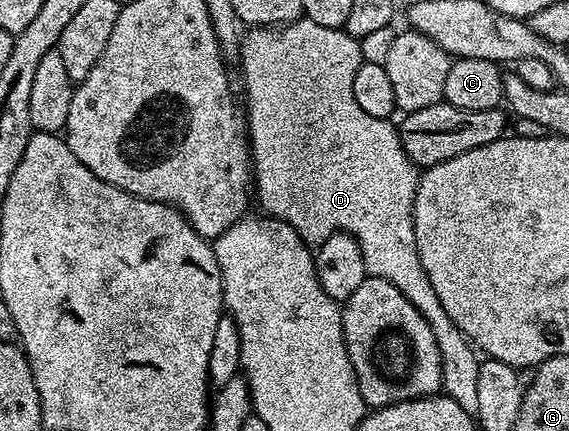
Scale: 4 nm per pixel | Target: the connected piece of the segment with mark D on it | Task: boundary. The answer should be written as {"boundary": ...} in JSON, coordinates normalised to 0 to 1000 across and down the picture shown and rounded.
{"boundary":[[[531,37],[527,44],[510,49],[506,58],[492,63],[445,63],[429,79],[424,100],[424,139],[420,162],[431,176],[431,234],[438,241],[438,299],[434,290],[434,316],[441,329],[441,383],[448,394],[448,457],[459,464],[459,476],[467,497],[475,503],[489,503],[492,513],[501,513],[536,559],[538,568],[555,573],[568,566],[576,550],[591,541],[613,541],[631,564],[631,582],[638,592],[643,636],[650,643],[680,647],[680,657],[689,657],[692,666],[701,666],[708,675],[708,687],[722,701],[722,712],[750,740],[750,759],[757,759],[757,777],[764,787],[764,805],[775,826],[775,900],[780,919],[800,926],[814,954],[837,961],[842,954],[838,930],[838,884],[842,882],[842,819],[833,803],[824,798],[814,768],[793,749],[793,731],[779,715],[779,703],[772,703],[772,684],[764,684],[764,666],[757,666],[757,647],[750,647],[750,629],[743,629],[743,610],[736,601],[736,582],[729,564],[729,527],[726,524],[726,473],[729,471],[729,443],[733,441],[733,415],[736,408],[735,385],[708,350],[708,332],[698,311],[699,292],[684,276],[659,276],[645,267],[624,239],[624,211],[617,211],[624,193],[624,165],[631,165],[634,153],[634,97],[629,88],[613,84],[612,77],[596,67],[576,67],[561,63],[561,53],[548,49],[545,39]]]}

